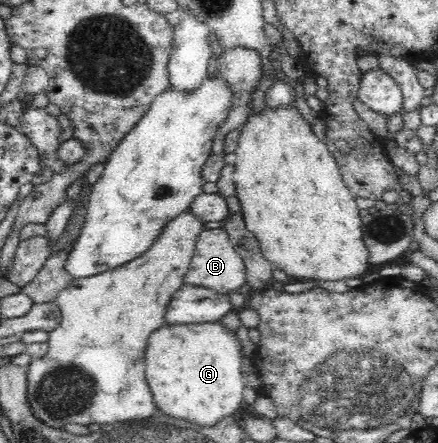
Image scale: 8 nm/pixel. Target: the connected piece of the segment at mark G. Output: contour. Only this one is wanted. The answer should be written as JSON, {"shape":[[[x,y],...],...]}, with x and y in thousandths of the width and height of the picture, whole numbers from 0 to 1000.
{"shape":[[[500,722],[436,731],[372,731],[338,763],[329,819],[345,892],[368,937],[463,962],[543,937],[555,912],[550,772]]]}

